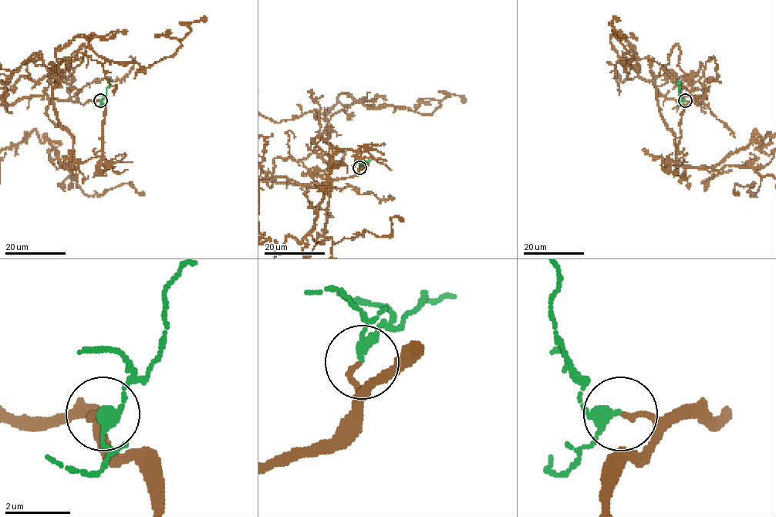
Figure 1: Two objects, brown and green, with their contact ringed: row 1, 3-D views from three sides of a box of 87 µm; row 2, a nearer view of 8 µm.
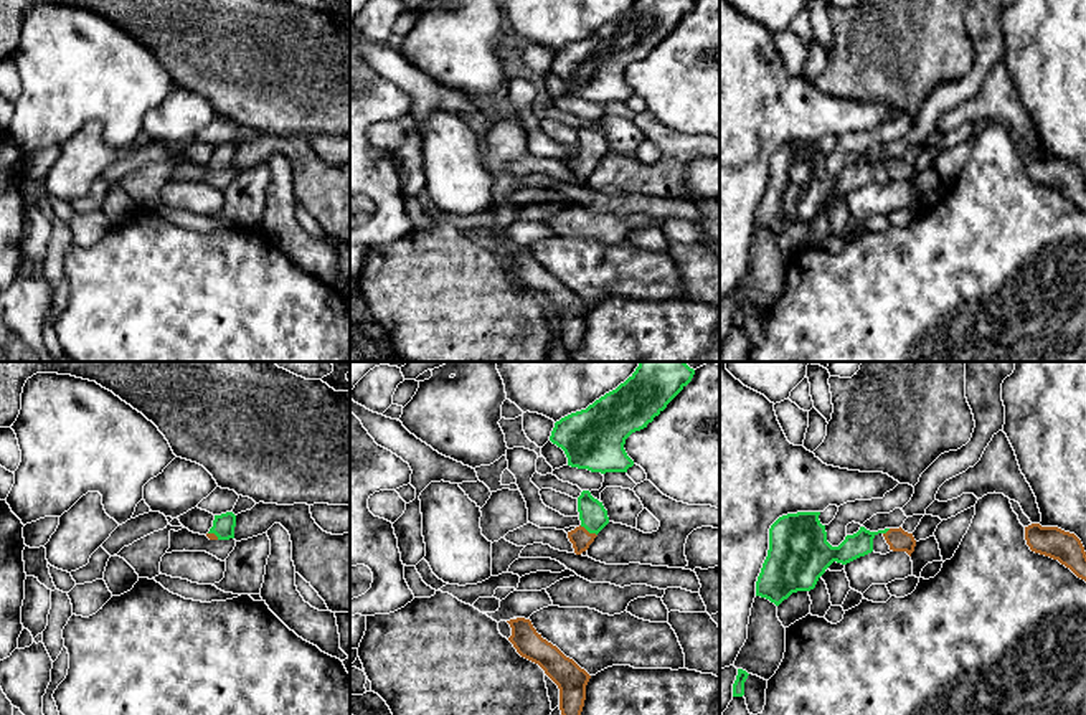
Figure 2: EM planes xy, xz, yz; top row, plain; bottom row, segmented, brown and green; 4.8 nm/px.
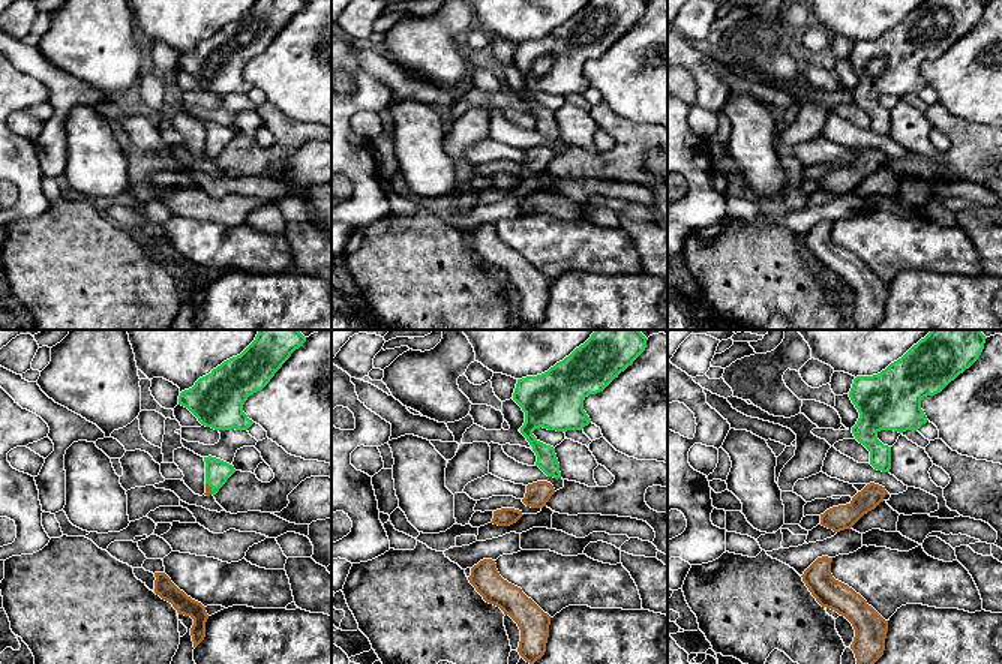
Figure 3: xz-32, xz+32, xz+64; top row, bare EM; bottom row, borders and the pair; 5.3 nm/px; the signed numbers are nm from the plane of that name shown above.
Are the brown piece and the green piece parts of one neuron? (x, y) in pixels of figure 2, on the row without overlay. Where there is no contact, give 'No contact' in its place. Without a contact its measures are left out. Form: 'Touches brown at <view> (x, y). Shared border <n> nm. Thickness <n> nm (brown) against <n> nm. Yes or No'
Touches brown at xz (586, 160). Shared border 100 nm. Thickness 100 nm (brown) against 140 nm. Yes

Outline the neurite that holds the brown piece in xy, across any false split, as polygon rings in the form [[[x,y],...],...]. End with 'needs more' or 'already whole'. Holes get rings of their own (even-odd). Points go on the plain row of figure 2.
[[[233,142],[215,145],[213,157],[206,163],[206,167],[210,170],[234,168],[234,157],[236,157],[236,145]]] | needs more

